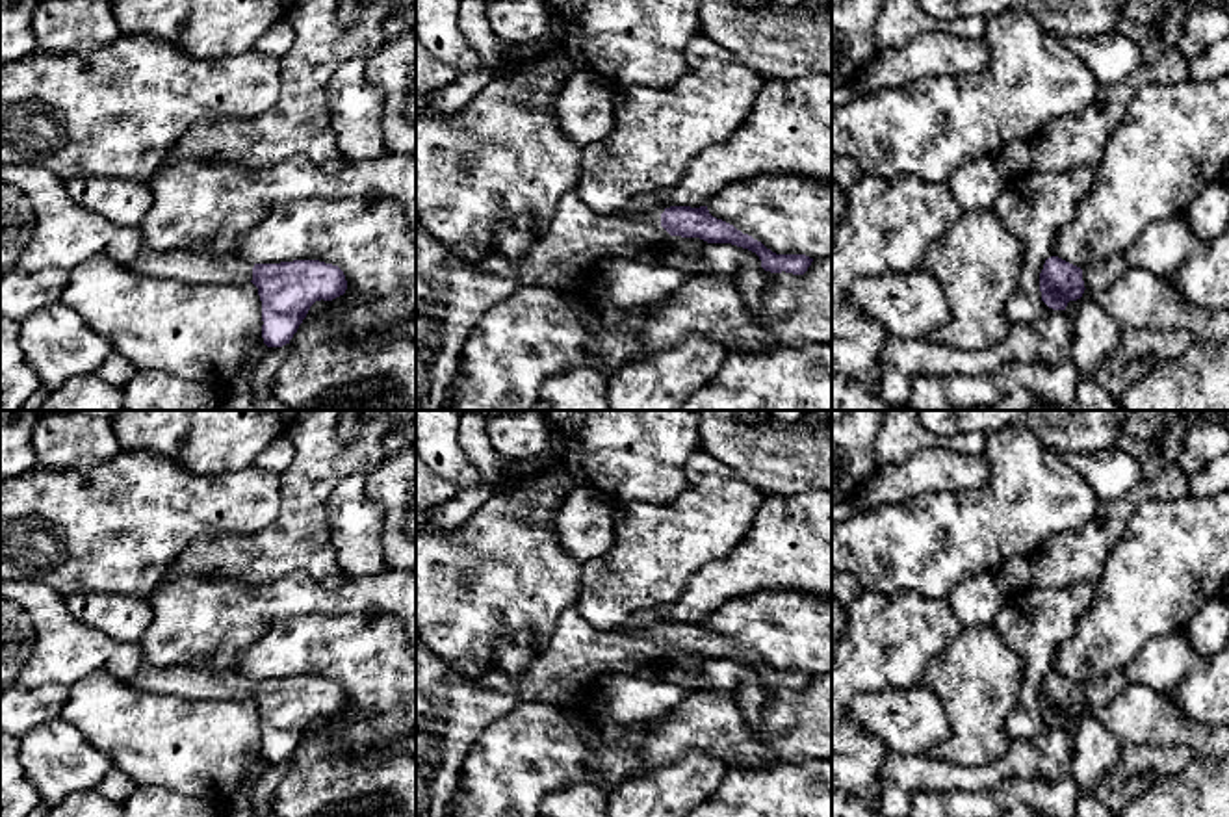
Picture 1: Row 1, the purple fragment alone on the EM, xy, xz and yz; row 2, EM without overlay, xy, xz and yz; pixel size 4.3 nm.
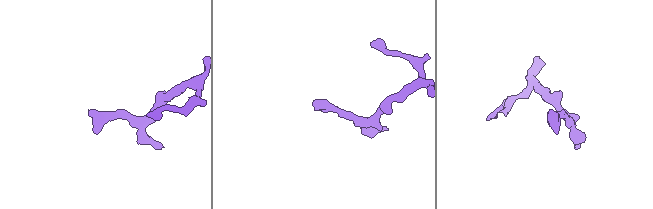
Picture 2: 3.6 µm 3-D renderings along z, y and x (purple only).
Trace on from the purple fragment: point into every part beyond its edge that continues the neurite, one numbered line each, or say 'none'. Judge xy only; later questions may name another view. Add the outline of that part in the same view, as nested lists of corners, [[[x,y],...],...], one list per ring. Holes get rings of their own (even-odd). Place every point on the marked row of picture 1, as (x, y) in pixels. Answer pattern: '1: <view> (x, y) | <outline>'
1: xy (184, 266) | [[[143,245],[130,267],[141,275],[197,284],[219,284],[225,280],[251,282],[254,264],[239,258],[236,253],[221,256],[188,251],[158,253]]]

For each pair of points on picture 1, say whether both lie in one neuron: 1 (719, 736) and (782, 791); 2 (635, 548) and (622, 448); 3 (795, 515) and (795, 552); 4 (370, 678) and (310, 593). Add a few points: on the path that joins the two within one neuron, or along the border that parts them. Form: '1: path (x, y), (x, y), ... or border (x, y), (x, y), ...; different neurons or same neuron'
1: border (801, 760), (773, 762), (756, 769), (728, 769); different neurons
2: border (674, 500), (665, 504), (619, 504); different neurons
3: path (795, 524), (795, 543); same neuron
4: border (368, 609), (283, 619); different neurons

